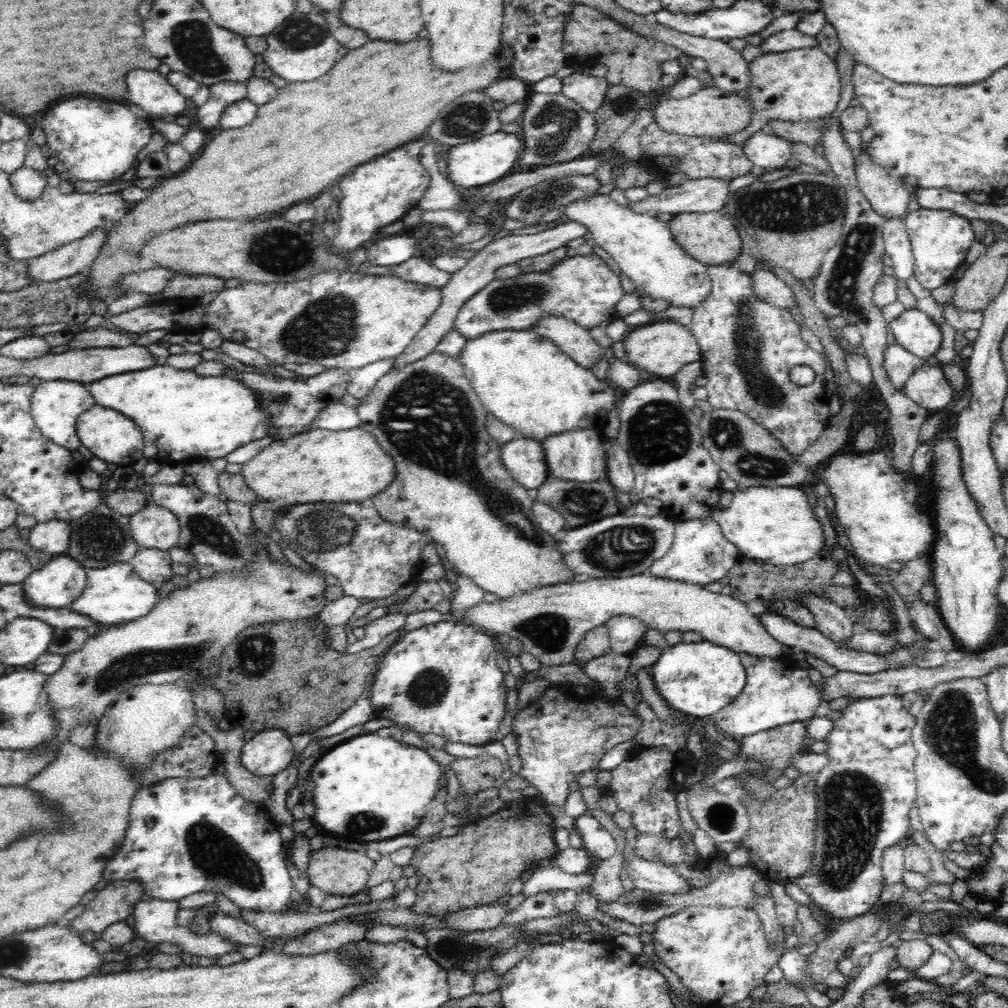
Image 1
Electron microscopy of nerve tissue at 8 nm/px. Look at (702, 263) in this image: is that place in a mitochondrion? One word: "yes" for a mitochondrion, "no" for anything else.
no

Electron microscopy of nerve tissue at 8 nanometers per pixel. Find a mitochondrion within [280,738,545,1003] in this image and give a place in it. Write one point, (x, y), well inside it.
(451, 950)

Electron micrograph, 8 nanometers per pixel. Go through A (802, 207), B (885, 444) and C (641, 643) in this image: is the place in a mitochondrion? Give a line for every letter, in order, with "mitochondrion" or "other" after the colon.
A: mitochondrion
B: other
C: other

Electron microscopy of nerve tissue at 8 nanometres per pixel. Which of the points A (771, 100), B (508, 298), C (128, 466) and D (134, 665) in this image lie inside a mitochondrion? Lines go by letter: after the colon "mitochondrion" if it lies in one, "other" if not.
A: other
B: mitochondrion
C: other
D: mitochondrion

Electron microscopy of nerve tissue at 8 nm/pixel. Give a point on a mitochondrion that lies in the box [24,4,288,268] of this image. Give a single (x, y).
(190, 39)

